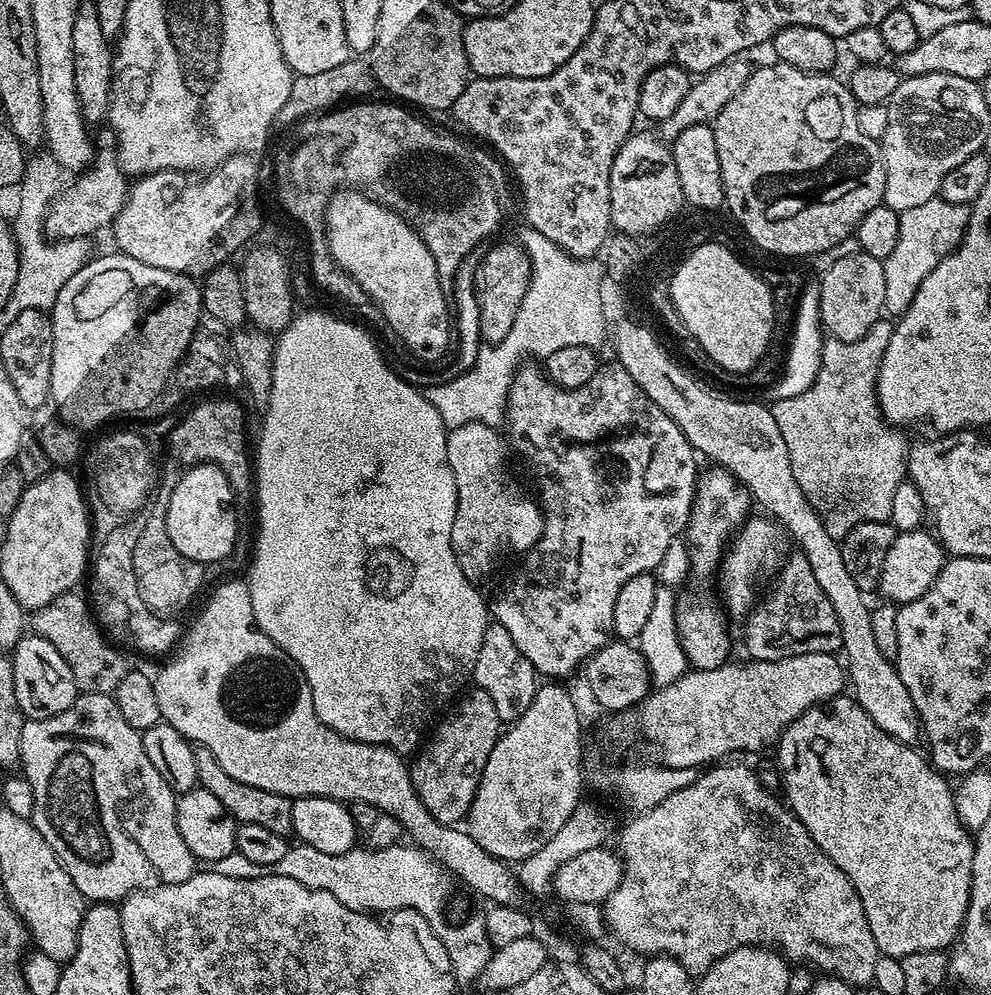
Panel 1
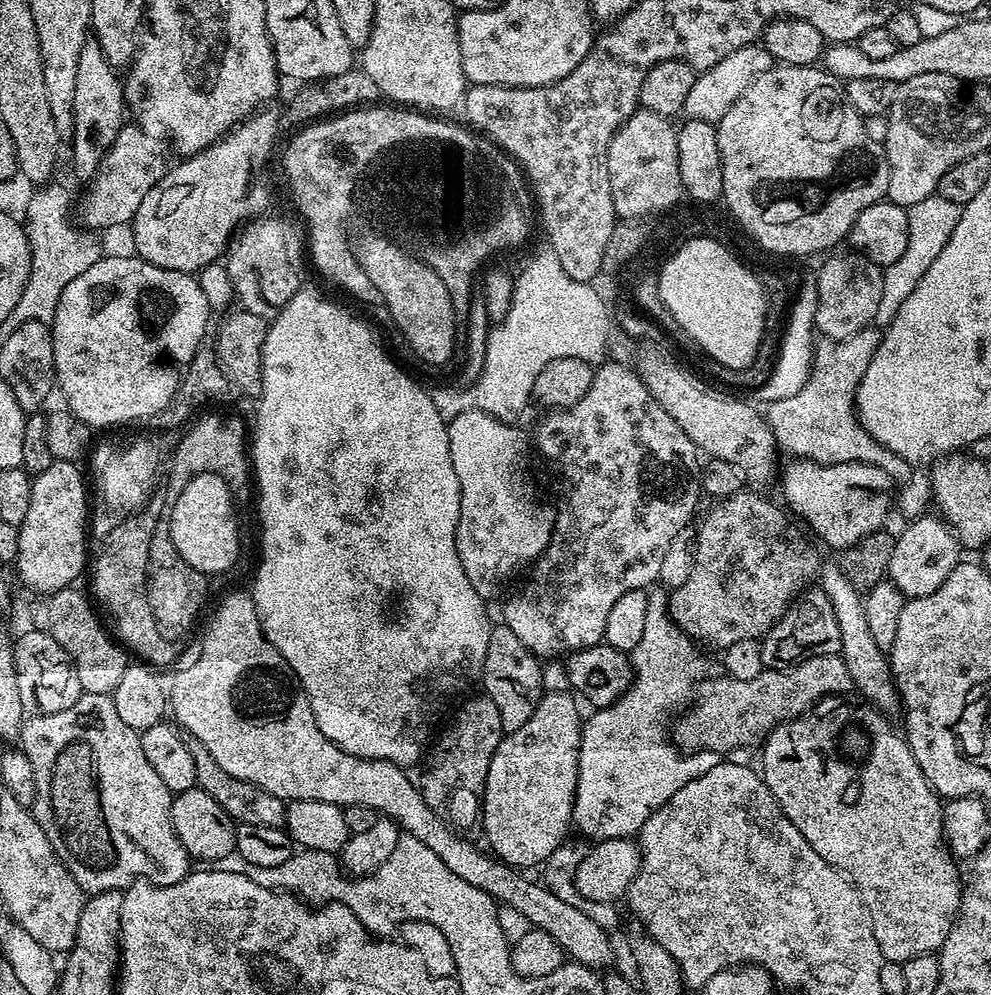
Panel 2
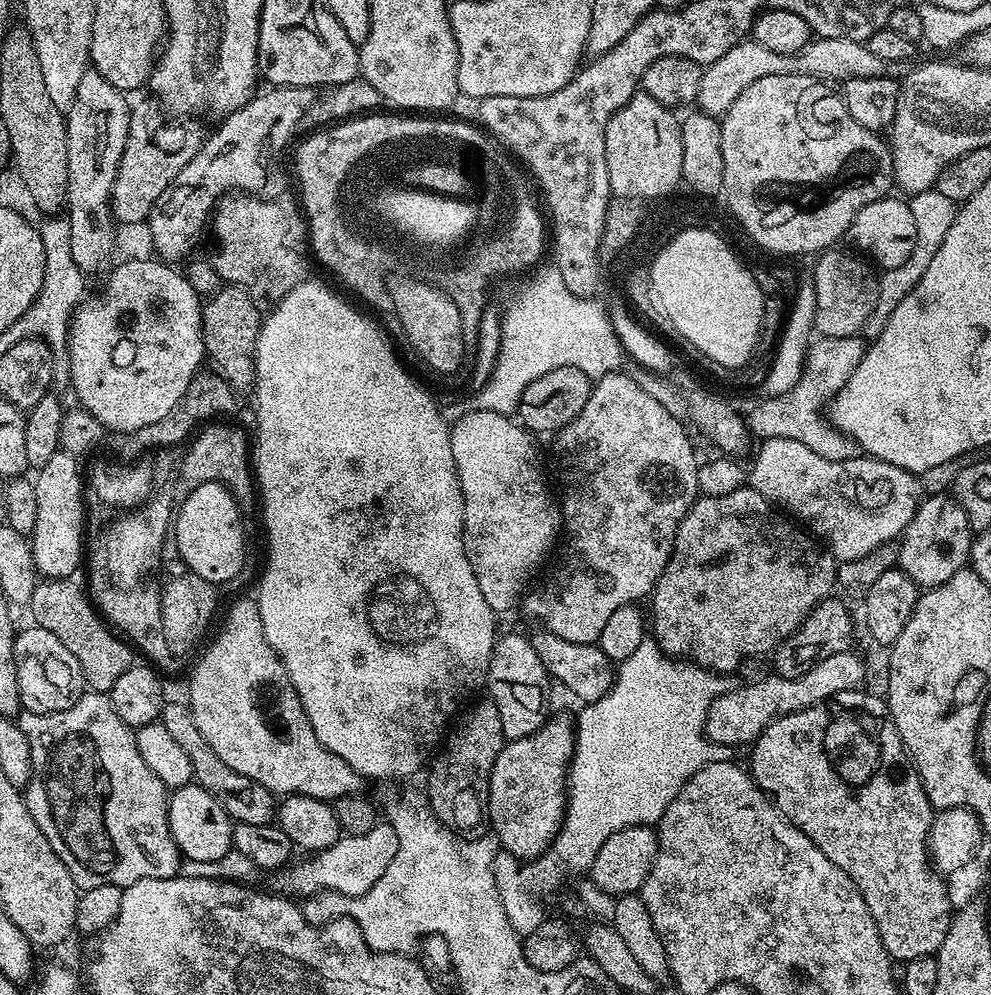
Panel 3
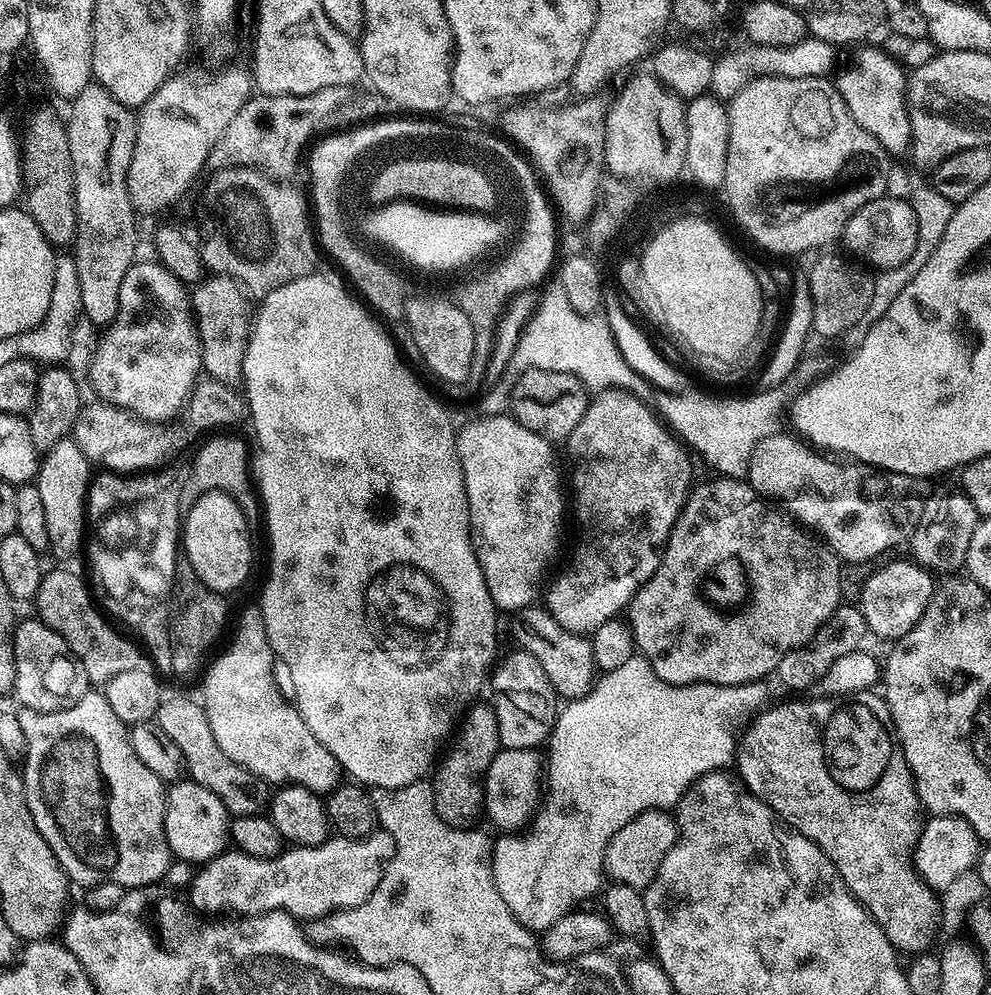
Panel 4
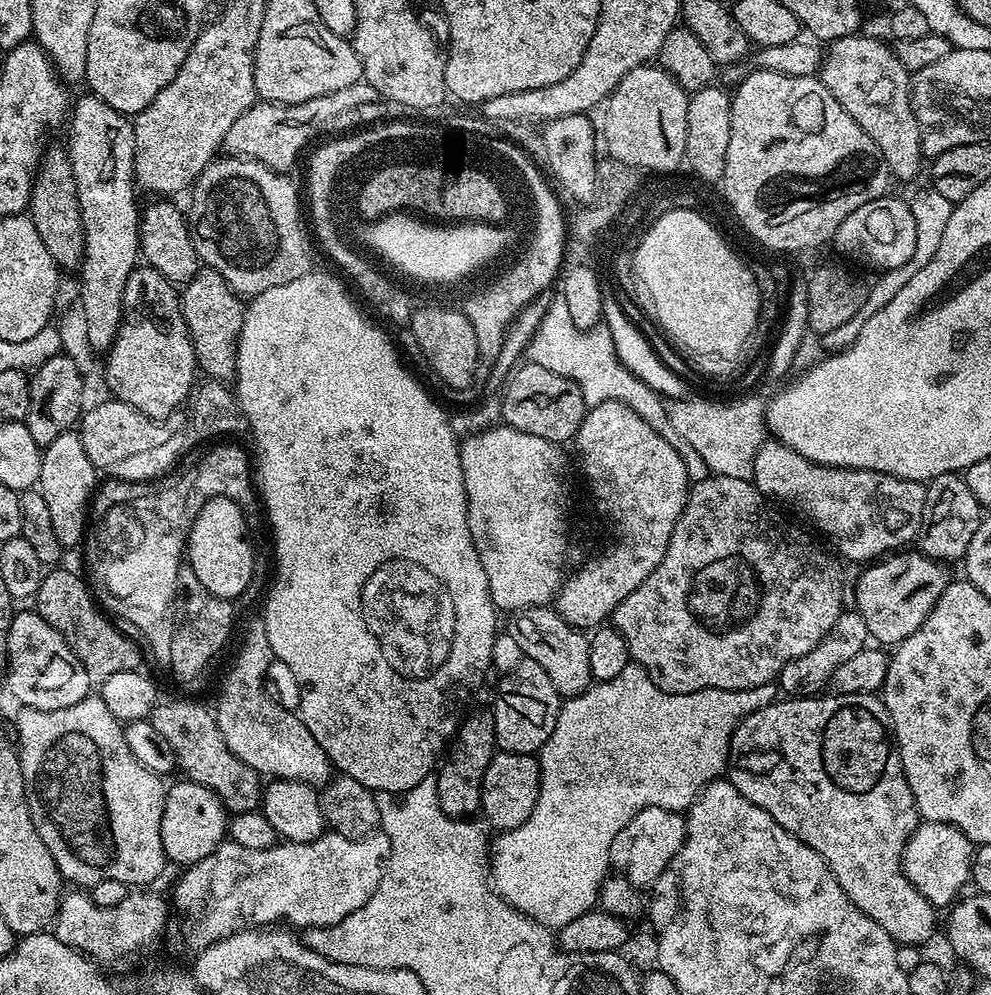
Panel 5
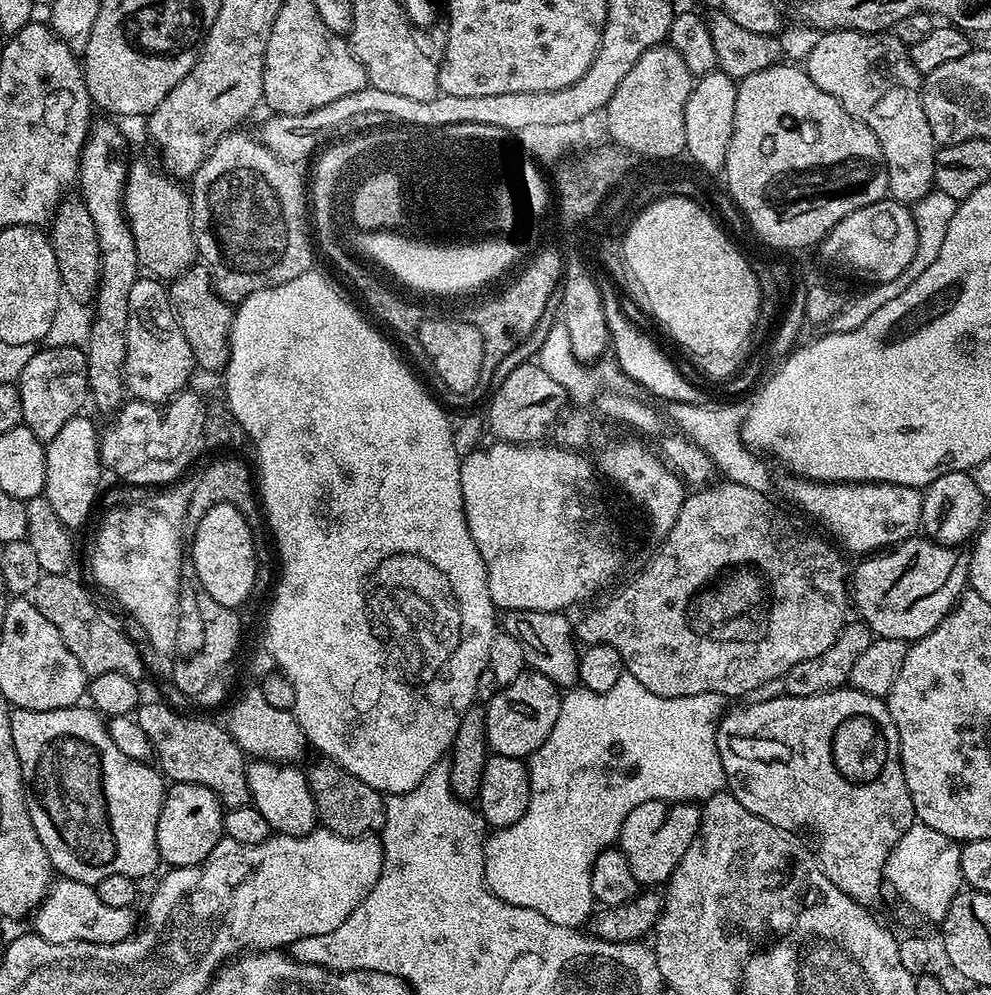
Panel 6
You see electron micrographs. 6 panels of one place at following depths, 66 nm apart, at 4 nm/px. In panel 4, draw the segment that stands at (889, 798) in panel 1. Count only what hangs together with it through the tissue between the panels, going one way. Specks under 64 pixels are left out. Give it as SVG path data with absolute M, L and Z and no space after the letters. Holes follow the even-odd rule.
M872 690L855 692L852 696L815 698L816 700L790 699L792 700L786 704L778 705L777 708L765 707L755 717L757 720L748 729L746 729L747 727L743 729L743 732L745 731L744 736L742 732L736 745L736 759L734 761L734 768L740 771L740 776L738 775L739 783L743 784L753 796L757 796L771 812L776 813L777 817L791 831L801 832L806 839L814 842L824 851L826 858L830 858L830 862L834 862L834 866L841 878L844 879L844 885L846 885L849 892L876 919L878 926L884 931L886 938L891 942L897 953L919 954L929 951L933 947L931 944L935 942L936 936L939 937L941 935L941 897L937 895L934 889L924 881L923 877L913 867L913 852L916 848L916 843L919 842L922 827L922 805L916 793L916 783L912 777L912 771L906 762L904 751L900 748L894 735L892 715L887 704Z

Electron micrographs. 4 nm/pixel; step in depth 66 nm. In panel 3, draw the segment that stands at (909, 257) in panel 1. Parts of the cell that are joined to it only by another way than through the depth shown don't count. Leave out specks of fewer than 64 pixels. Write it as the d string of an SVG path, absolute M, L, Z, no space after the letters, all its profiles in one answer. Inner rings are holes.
M935 186L927 188L925 192L915 193L908 200L908 205L910 214L914 214L914 230L916 231L914 250L910 250L910 258L906 258L906 262L902 262L902 266L887 269L879 277L877 302L862 329L863 335L868 338L879 336L882 326L886 326L886 322L890 322L890 314L894 310L894 306L898 306L898 302L902 302L902 298L906 298L906 294L910 294L910 290L914 290L914 286L918 286L918 278L922 278L922 274L926 274L926 266L930 266L931 260L938 254L938 246L942 246L946 233L958 215L956 203L950 198L945 198Z

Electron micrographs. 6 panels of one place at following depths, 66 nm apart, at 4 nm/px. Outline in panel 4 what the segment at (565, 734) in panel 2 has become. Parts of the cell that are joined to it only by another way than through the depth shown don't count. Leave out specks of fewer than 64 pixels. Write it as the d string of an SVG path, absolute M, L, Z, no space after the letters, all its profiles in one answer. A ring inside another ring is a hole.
M500 749L484 779L483 809L498 828L497 831L514 834L525 829L533 819L542 798L544 762L535 749Z

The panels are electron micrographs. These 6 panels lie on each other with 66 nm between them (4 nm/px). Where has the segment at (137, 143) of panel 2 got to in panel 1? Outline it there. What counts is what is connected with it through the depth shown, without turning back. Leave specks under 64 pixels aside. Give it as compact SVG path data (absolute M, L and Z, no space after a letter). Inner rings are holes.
M111 151L95 157L94 163L87 170L79 173L72 185L65 187L60 195L48 206L44 216L44 235L49 240L73 240L74 238L92 238L95 232L104 227L115 225L116 215L128 197L129 177L118 166Z

